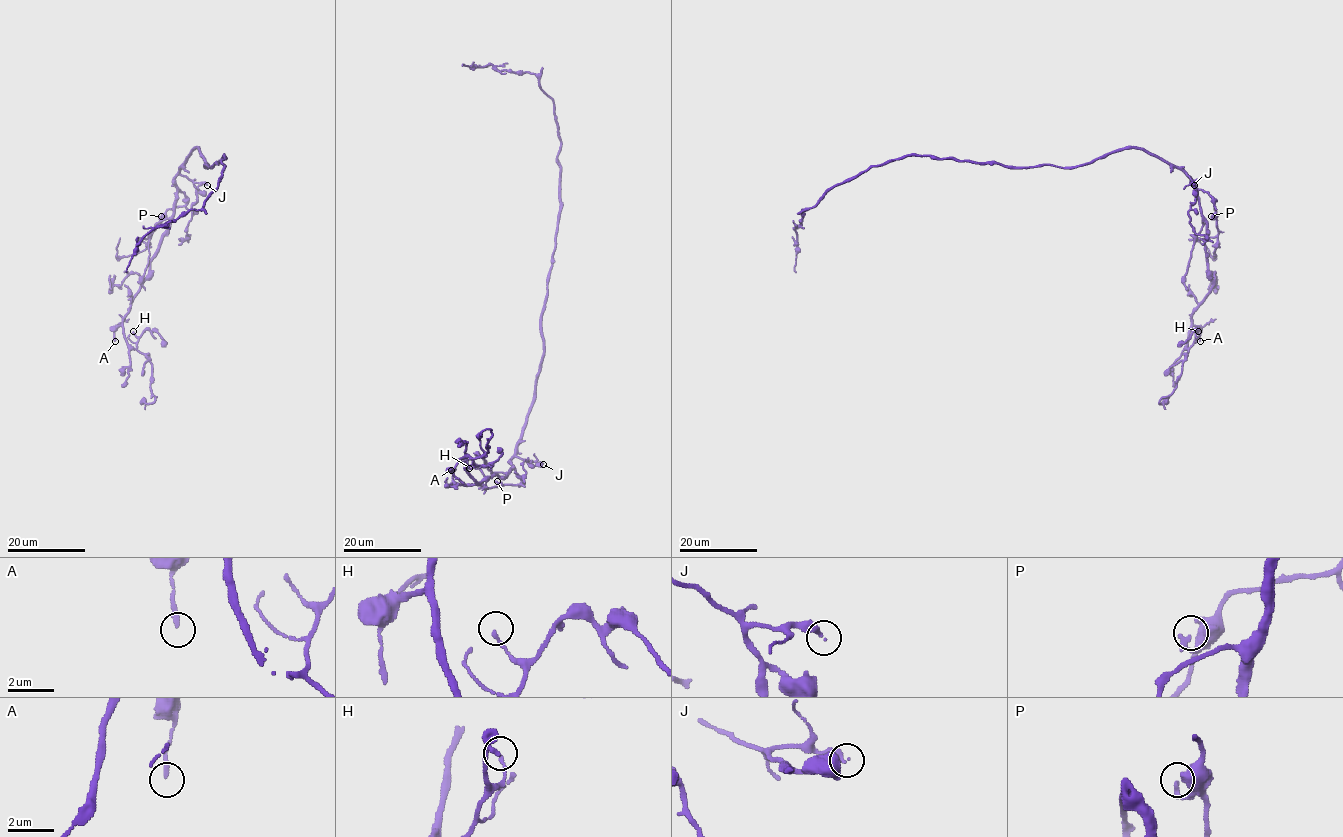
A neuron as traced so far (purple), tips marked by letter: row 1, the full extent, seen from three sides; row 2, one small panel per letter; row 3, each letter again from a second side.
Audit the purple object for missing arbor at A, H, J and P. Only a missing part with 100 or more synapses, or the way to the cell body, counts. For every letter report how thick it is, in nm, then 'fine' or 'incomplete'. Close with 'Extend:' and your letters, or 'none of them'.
A: calibre 200 nm; fine
H: calibre 100 nm; fine
J: calibre 170 nm; fine
P: calibre 200 nm; fine
Extend: none of them

